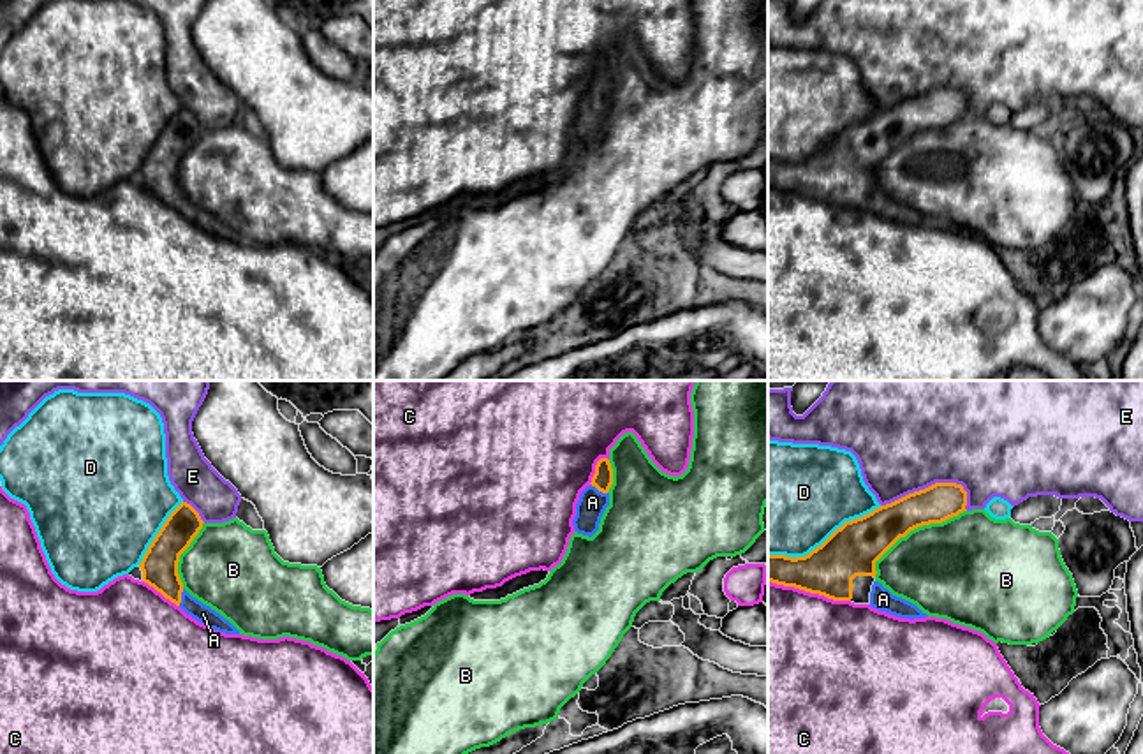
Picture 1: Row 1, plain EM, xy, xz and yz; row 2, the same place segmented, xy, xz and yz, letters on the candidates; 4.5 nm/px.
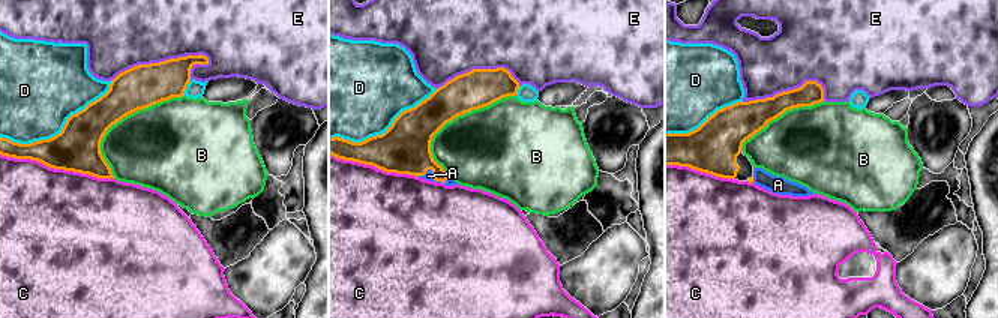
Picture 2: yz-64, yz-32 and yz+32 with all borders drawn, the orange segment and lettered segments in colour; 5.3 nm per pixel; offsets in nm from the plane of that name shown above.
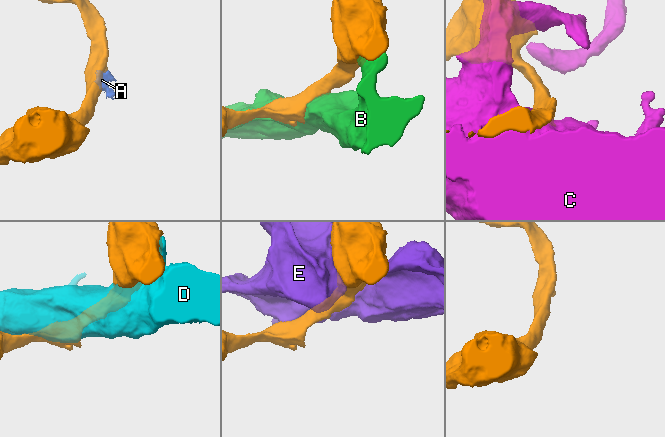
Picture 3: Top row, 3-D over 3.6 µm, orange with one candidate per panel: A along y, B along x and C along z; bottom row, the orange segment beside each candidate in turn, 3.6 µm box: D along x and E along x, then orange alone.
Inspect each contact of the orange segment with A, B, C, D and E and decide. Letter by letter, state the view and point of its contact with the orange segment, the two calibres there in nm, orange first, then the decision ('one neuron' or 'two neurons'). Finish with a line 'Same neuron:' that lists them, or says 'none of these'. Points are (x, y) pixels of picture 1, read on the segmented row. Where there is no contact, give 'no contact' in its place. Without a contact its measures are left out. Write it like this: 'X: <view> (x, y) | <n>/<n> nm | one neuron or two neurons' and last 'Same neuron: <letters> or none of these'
A: xy (180, 598) | 170/90 nm | one neuron
B: yz (913, 529) | 220/440 nm | two neurons
C: yz (809, 591) | 240/480 nm | two neurons
D: yz (826, 539) | 240/500 nm | two neurons
E: yz (925, 488) | 180/500 nm | two neurons
Same neuron: A

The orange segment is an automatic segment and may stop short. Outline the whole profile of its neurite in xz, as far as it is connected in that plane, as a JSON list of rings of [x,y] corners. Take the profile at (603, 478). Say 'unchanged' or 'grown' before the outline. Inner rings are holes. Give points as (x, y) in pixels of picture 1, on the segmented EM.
grown; [[[608,458],[595,465],[592,483],[581,492],[572,520],[578,534],[592,537],[599,530],[601,518],[609,506],[609,488],[613,484],[613,469]]]

